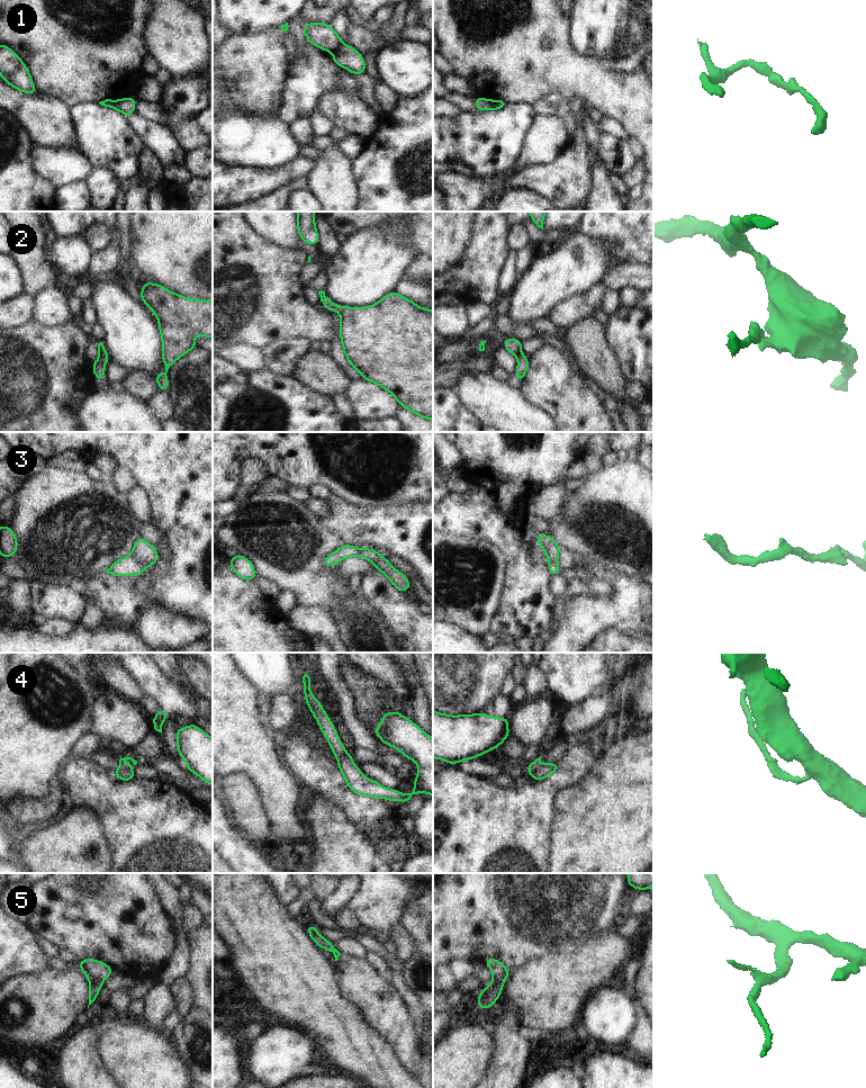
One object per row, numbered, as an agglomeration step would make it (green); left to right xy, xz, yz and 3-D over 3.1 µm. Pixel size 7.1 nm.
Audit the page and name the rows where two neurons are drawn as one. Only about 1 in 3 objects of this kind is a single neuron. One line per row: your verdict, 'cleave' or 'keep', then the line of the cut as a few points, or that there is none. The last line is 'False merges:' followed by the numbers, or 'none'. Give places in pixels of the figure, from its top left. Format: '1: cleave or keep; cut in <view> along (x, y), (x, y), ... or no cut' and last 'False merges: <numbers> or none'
1: cleave; cut in xz along (342, 43), (333, 52)
2: cleave; cut in xy along (105, 350), (100, 353)
3: cleave; cut in xy along (131, 555), (144, 567)
4: cleave; cut in xy along (132, 770), (122, 770), (116, 775)
5: keep; no cut
False merges: 1, 2, 3, 4

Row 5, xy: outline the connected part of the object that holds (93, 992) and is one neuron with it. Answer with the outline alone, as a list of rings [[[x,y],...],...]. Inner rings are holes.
[[[84,959],[79,961],[79,968],[83,971],[85,978],[90,982],[89,987],[89,1006],[99,996],[99,990],[102,988],[102,981],[115,971],[108,964],[94,959]]]

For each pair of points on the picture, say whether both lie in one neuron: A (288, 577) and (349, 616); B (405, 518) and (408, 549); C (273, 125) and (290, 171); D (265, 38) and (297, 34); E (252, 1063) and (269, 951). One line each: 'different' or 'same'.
A: same
B: same
C: different
D: different
E: different

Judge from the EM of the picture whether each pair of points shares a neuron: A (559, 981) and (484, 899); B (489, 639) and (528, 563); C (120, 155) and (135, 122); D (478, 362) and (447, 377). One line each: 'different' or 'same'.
A: different
B: different
C: different
D: same

